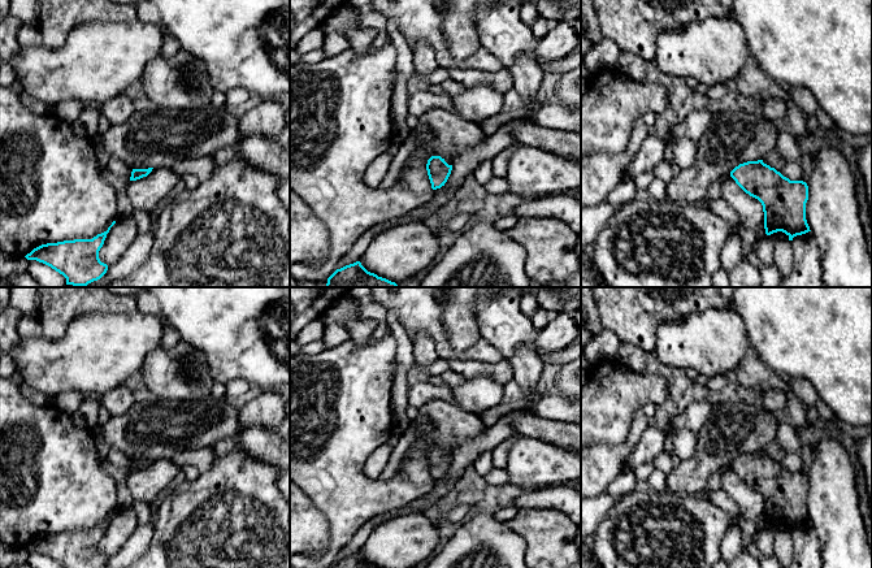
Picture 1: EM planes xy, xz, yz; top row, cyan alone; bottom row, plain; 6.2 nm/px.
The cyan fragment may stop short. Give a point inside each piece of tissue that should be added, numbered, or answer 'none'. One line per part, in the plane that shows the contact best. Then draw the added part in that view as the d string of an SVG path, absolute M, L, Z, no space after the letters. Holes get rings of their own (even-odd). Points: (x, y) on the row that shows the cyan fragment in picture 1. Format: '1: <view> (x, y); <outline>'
none

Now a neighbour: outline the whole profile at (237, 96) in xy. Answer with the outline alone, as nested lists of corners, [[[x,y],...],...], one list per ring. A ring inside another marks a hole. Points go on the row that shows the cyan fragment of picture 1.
[[[240,87],[230,90],[226,92],[226,107],[233,109],[238,105],[242,105],[251,97],[251,95],[252,94],[250,91]]]

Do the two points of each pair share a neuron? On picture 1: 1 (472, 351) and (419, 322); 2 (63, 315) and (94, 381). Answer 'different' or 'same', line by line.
1: same
2: different

